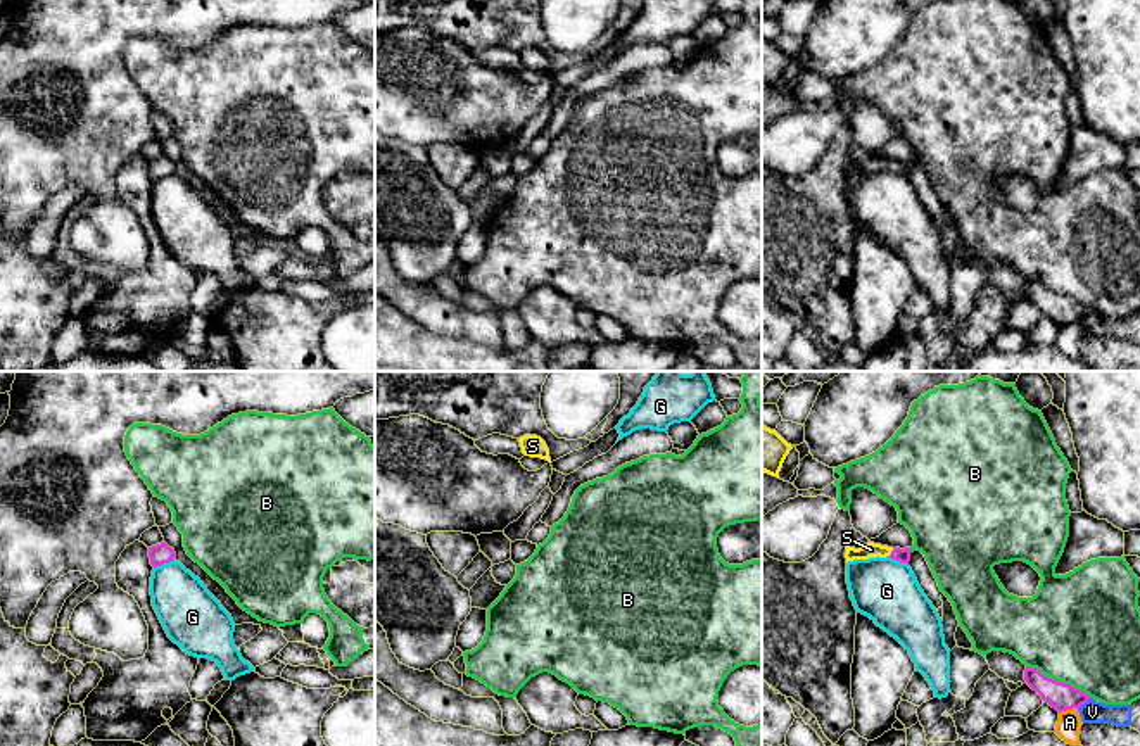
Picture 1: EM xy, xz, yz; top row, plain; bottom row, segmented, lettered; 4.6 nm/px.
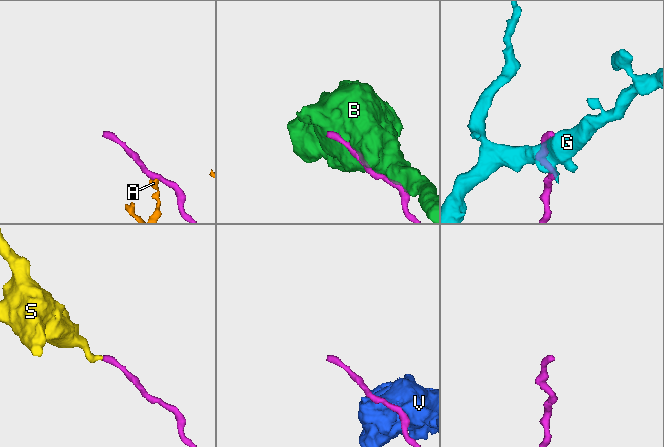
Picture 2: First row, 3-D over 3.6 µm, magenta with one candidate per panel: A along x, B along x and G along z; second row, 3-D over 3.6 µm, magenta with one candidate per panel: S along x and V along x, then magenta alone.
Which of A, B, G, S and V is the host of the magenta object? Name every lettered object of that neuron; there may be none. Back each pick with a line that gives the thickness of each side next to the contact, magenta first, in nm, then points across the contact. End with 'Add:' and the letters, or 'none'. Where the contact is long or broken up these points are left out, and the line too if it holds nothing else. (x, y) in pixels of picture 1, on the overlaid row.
S: 60/70 nm | across yz (900, 555), (892, 553), (871, 550)
Add: S

